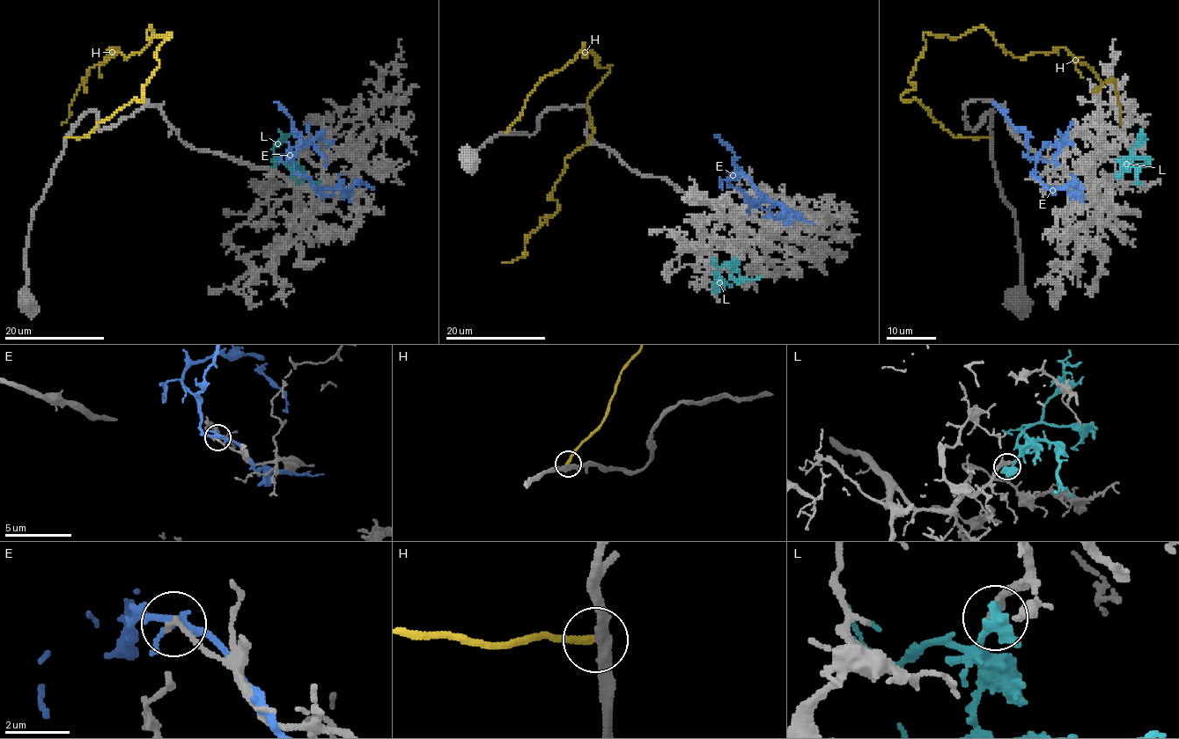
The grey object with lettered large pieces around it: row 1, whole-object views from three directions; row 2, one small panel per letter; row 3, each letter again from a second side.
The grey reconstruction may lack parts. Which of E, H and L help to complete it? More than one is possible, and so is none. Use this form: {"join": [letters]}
{"join": ["L"]}

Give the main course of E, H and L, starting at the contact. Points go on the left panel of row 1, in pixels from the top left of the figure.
E: (300, 175), (294, 172), (293, 160), (299, 136), (290, 115), (275, 101)
H: (65, 137), (141, 101), (169, 31), (147, 38), (150, 26), (138, 53), (117, 47), (88, 69), (61, 125)
L: (294, 173), (275, 149), (284, 136), (291, 134)

